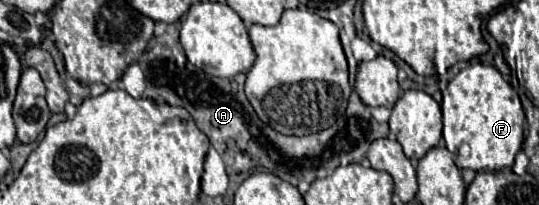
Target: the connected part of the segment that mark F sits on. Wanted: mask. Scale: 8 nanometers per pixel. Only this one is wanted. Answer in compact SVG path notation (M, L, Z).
M469 64L459 70L459 74L449 82L449 100L441 102L443 108L443 139L449 152L455 154L455 164L459 168L481 170L503 170L509 168L523 144L523 106L517 92L503 80L501 72L487 64Z

